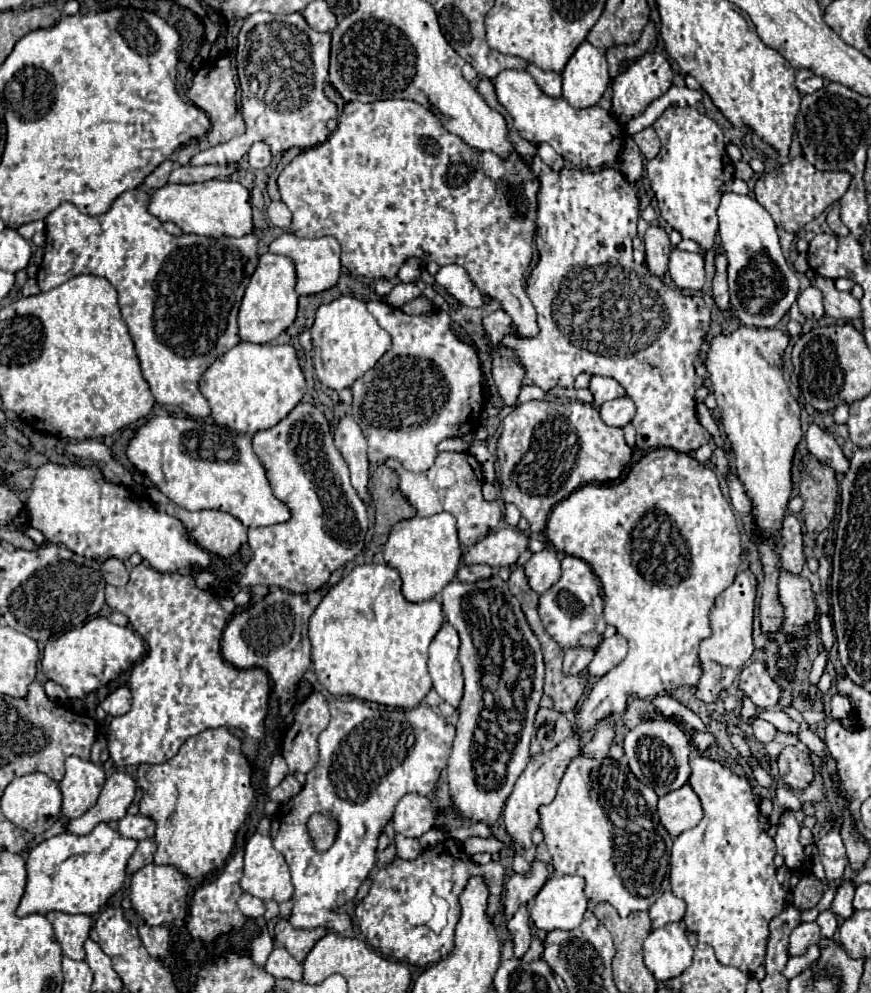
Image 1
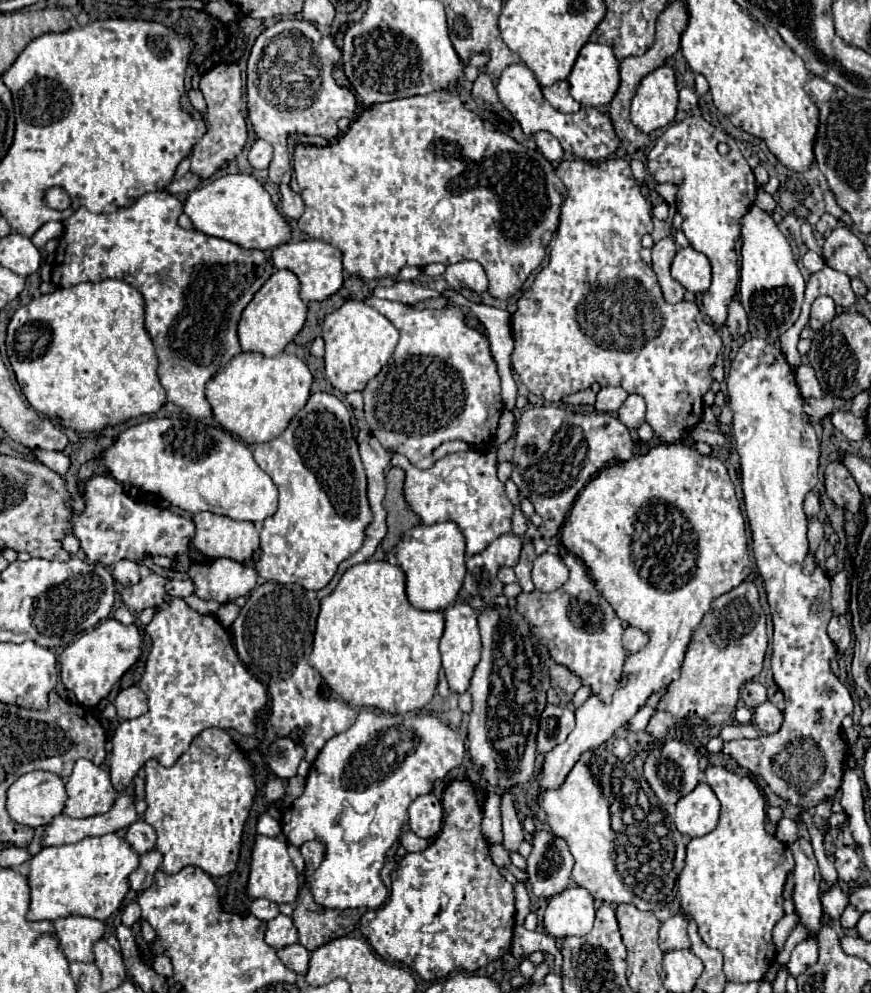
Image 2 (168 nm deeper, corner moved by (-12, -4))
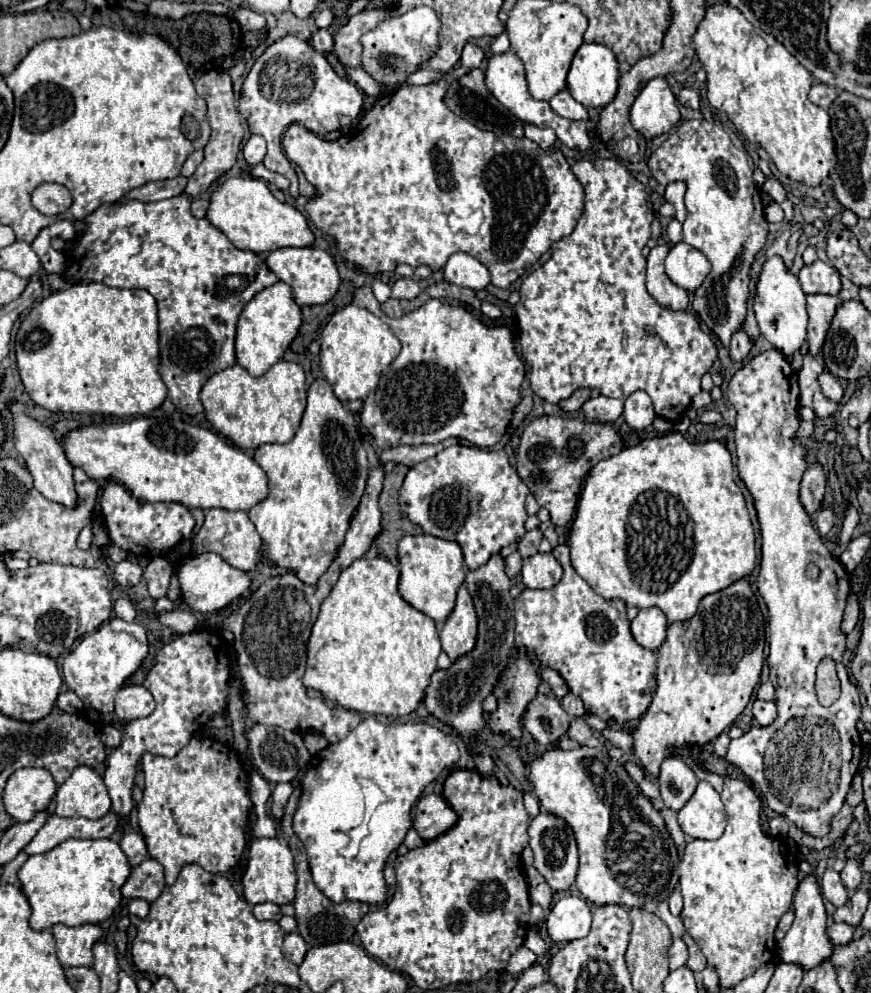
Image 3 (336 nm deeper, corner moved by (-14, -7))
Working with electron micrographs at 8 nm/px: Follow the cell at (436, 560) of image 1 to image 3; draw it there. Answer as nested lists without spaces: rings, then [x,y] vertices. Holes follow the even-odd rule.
[[[408,535],[398,543],[400,565],[400,595],[414,609],[422,611],[436,623],[452,613],[458,587],[464,583],[464,555],[456,541],[446,541],[434,535]]]

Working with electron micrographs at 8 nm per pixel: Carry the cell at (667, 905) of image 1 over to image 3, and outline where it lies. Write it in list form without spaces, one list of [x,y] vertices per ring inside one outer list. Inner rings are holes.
[[[674,937],[672,945],[668,949],[668,957],[670,957],[670,969],[682,967],[686,963],[686,959],[688,959],[688,947],[682,941],[682,937]]]

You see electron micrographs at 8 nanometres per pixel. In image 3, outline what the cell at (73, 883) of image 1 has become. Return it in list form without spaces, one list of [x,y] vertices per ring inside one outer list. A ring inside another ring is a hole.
[[[68,839],[42,855],[30,855],[18,871],[22,891],[30,901],[34,931],[56,923],[70,927],[84,923],[102,923],[122,901],[122,885],[130,877],[130,863],[120,845],[112,839]]]

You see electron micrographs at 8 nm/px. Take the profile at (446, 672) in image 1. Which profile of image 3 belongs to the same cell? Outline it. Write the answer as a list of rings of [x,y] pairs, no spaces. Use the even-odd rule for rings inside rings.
[[[462,585],[458,589],[454,611],[448,615],[448,619],[440,627],[442,651],[452,661],[456,661],[476,647],[476,639],[478,639],[478,619],[476,619],[474,603],[466,587]]]

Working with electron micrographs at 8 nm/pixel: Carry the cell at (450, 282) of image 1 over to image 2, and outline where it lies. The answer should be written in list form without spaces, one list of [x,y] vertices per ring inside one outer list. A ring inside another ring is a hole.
[[[462,260],[450,264],[444,272],[444,280],[450,284],[452,290],[474,290],[478,294],[488,290],[488,278],[484,268],[474,260]]]

